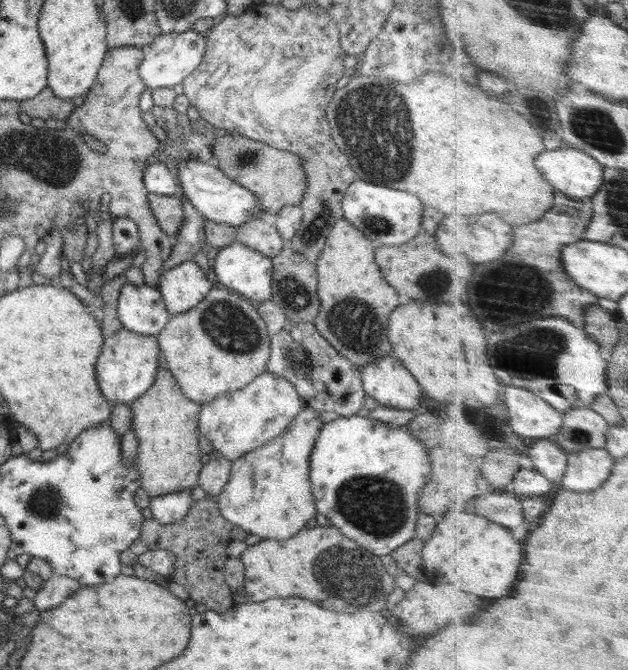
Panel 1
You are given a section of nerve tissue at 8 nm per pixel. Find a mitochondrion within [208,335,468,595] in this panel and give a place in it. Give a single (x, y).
(373, 505)

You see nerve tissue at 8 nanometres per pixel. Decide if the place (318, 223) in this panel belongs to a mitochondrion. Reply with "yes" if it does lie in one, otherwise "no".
yes

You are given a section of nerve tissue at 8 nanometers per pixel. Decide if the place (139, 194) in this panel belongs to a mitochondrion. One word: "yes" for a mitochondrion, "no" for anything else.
no

